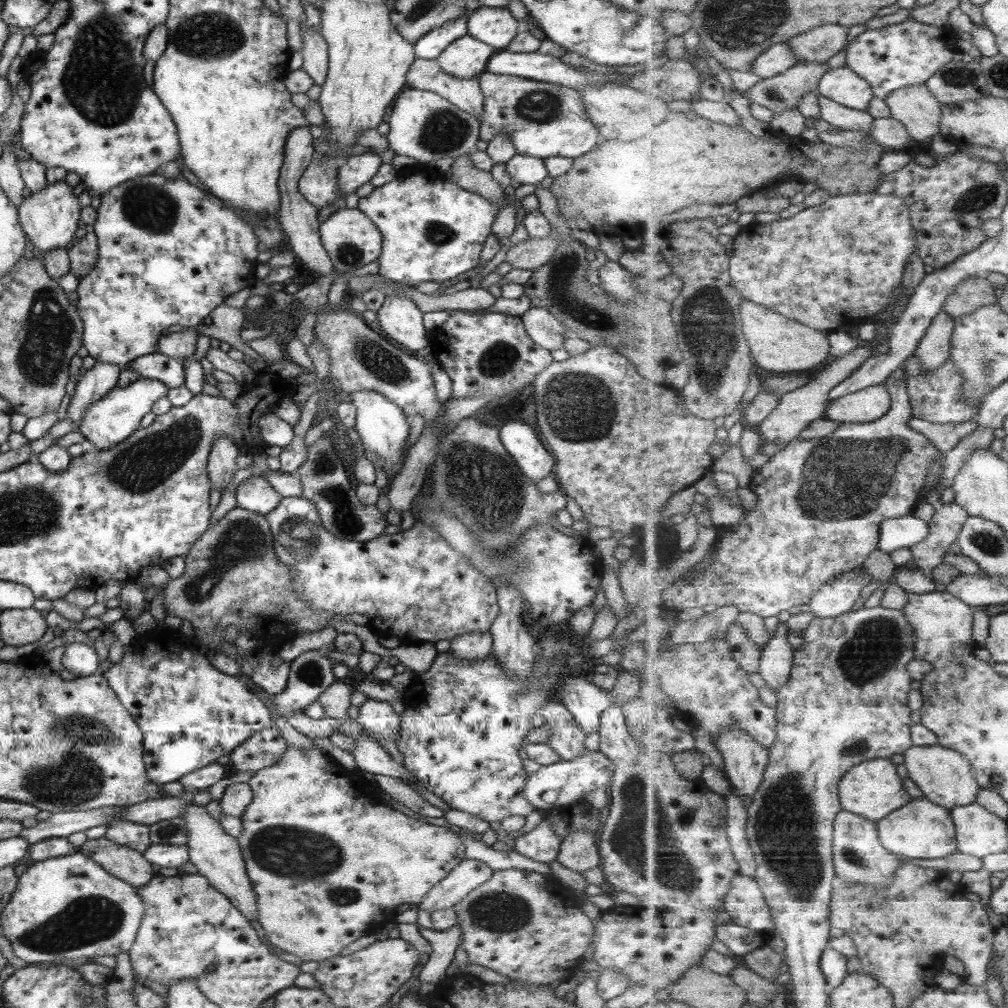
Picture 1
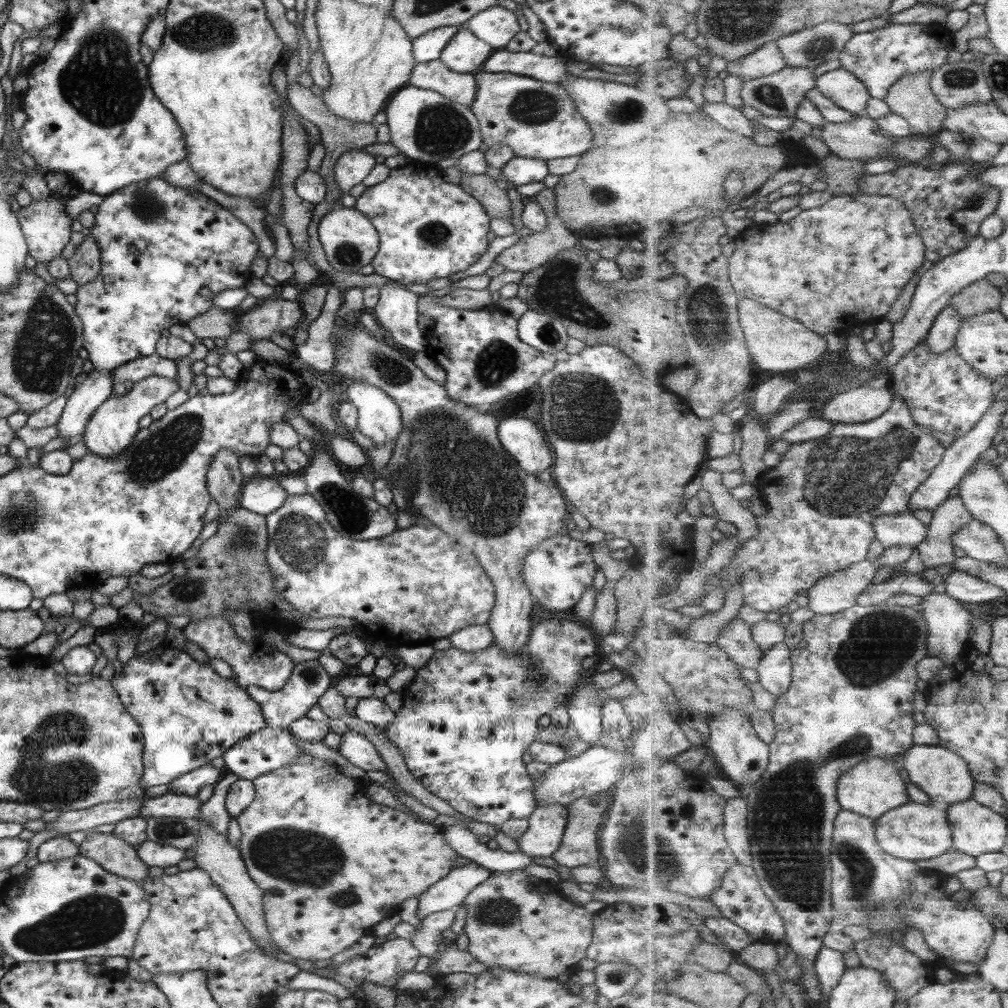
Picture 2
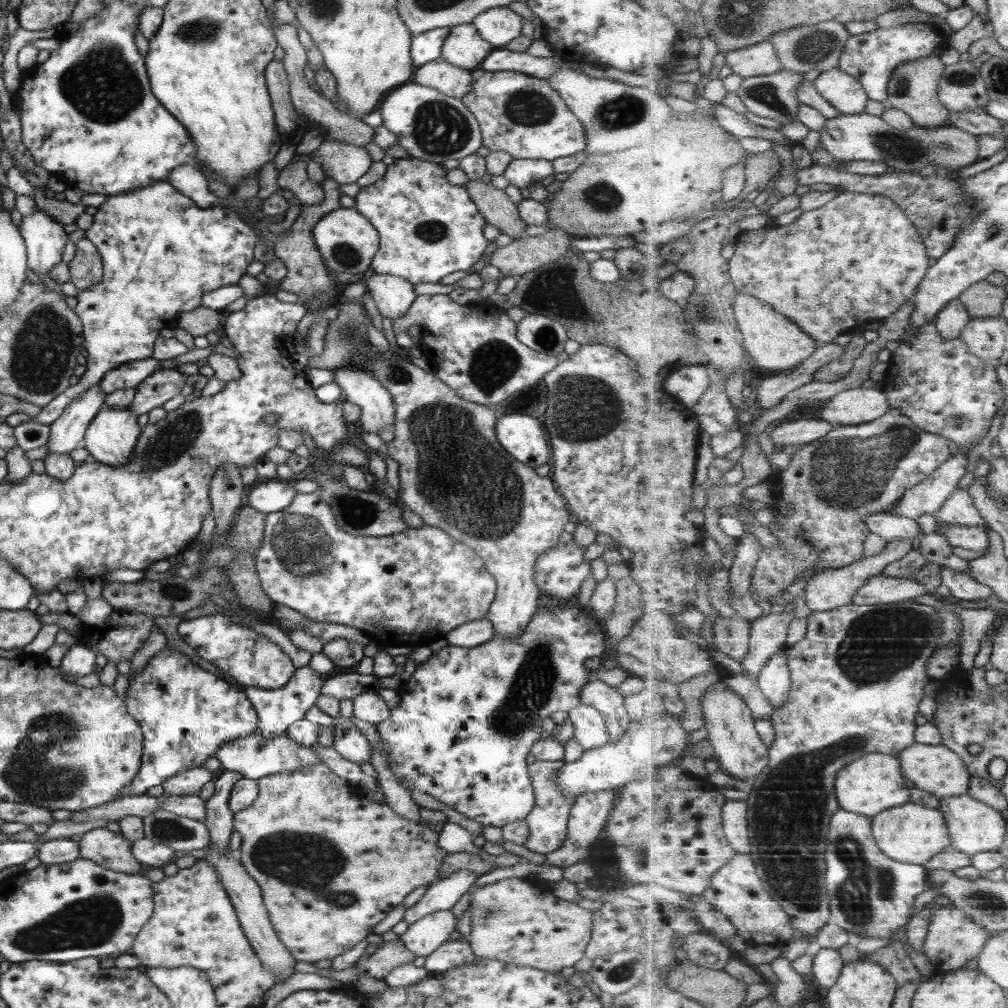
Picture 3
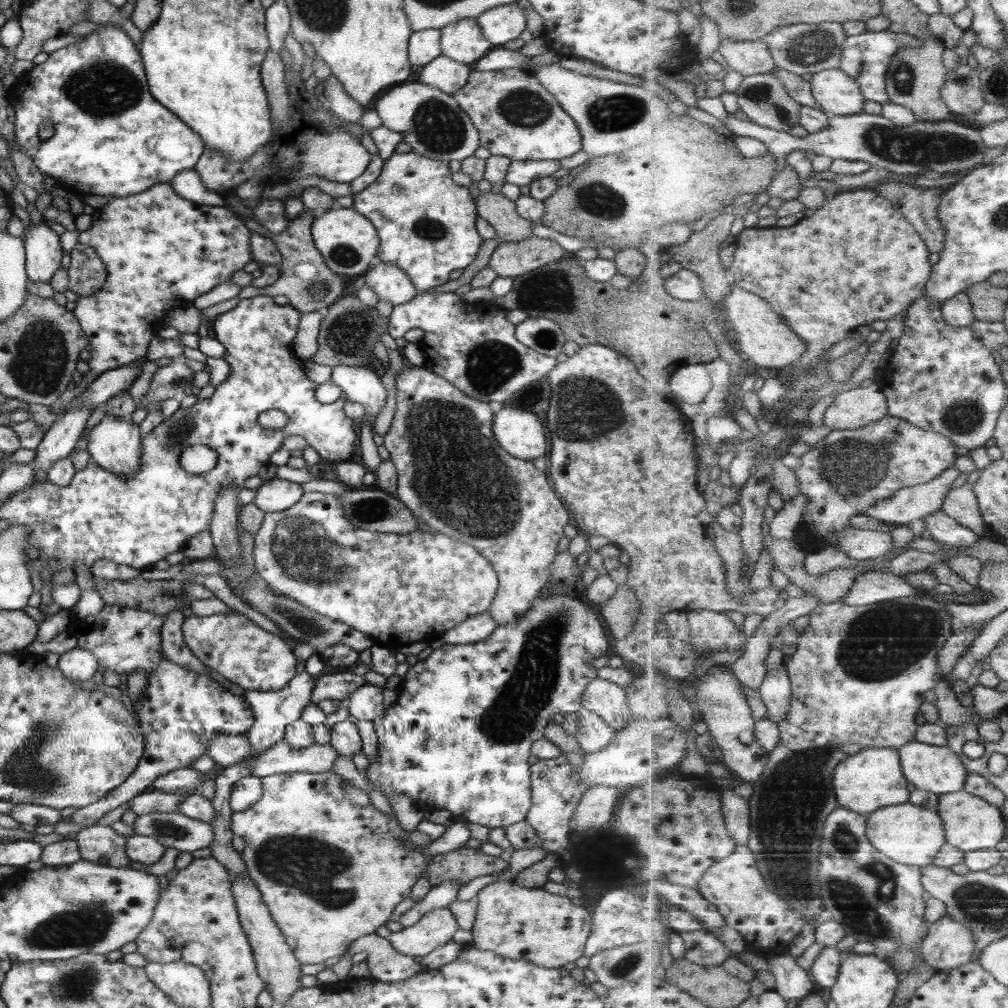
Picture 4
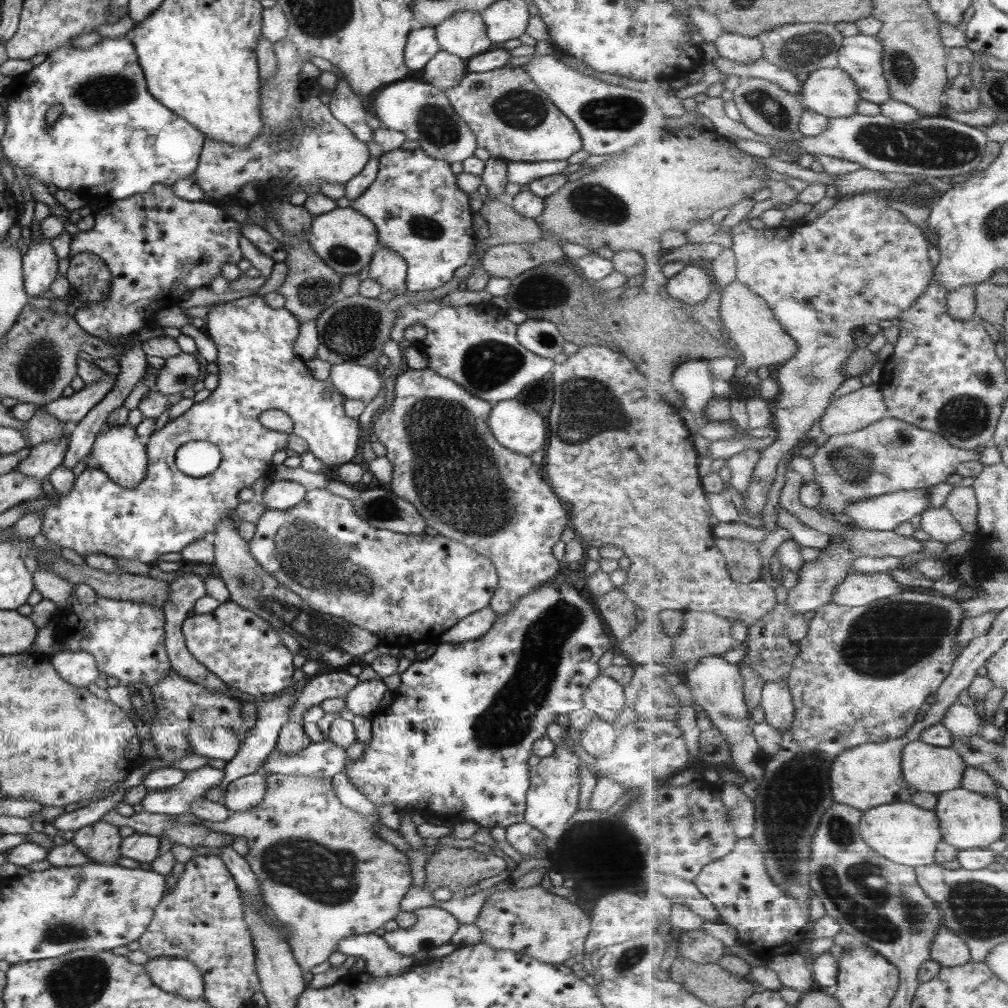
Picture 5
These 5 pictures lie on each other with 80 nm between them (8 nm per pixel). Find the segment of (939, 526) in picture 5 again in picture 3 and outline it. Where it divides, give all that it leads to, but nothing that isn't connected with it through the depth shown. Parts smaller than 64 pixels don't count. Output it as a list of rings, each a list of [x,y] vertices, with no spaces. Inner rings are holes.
[[[943,525],[937,530],[941,535],[949,540],[953,547],[983,552],[988,552],[991,542],[989,542],[988,527],[985,526],[959,526],[959,525]]]

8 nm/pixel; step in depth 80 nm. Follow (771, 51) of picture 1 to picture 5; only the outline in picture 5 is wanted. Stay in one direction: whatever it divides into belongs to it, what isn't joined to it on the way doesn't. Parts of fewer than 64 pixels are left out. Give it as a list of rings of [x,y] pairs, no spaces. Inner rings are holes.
[[[724,31],[714,44],[723,58],[733,60],[735,64],[751,66],[753,62],[757,62],[761,58],[765,60],[764,44],[757,37]]]

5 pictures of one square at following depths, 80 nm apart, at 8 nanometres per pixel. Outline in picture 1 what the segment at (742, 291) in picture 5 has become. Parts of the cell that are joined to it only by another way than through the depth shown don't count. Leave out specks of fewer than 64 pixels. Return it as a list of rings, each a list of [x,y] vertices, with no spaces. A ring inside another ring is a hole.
[[[743,300],[740,313],[744,335],[752,349],[753,360],[759,367],[773,372],[800,372],[829,358],[831,343],[821,331],[753,301]]]

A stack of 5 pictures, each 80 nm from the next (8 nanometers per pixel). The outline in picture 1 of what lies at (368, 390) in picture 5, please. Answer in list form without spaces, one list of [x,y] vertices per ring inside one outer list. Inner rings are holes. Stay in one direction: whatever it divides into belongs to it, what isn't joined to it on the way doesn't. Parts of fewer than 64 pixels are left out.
[[[357,391],[349,396],[351,398],[350,404],[356,409],[354,428],[359,436],[359,443],[363,445],[365,450],[381,458],[380,464],[385,476],[390,473],[395,476],[403,464],[400,456],[407,452],[405,441],[409,433],[408,418],[393,402],[385,399],[385,396],[377,391]]]

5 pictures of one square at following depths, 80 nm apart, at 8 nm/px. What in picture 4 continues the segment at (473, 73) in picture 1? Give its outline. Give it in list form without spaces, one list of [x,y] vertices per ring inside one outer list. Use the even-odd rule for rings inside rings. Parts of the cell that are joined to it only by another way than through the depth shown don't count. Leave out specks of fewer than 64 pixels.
[[[464,18],[439,29],[440,54],[470,67],[488,53],[491,44],[481,32],[476,18]]]

